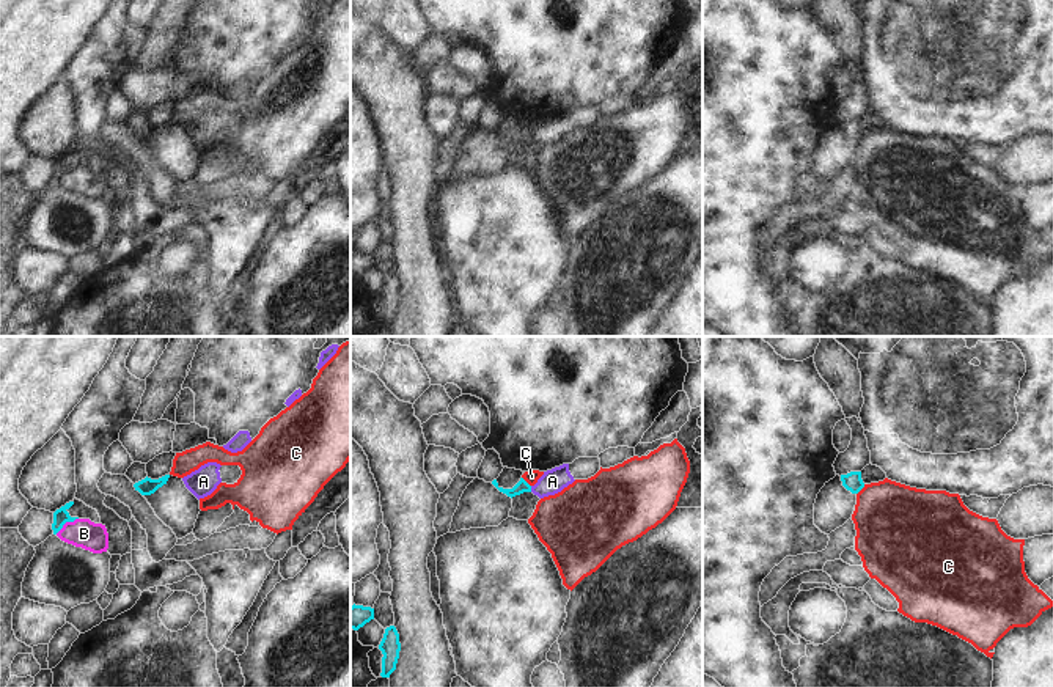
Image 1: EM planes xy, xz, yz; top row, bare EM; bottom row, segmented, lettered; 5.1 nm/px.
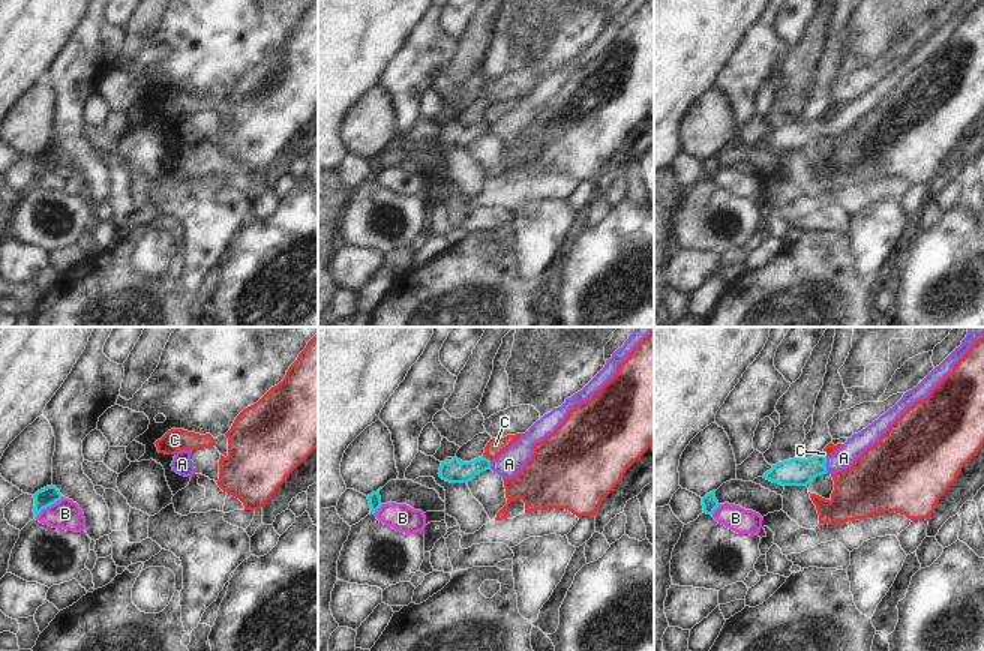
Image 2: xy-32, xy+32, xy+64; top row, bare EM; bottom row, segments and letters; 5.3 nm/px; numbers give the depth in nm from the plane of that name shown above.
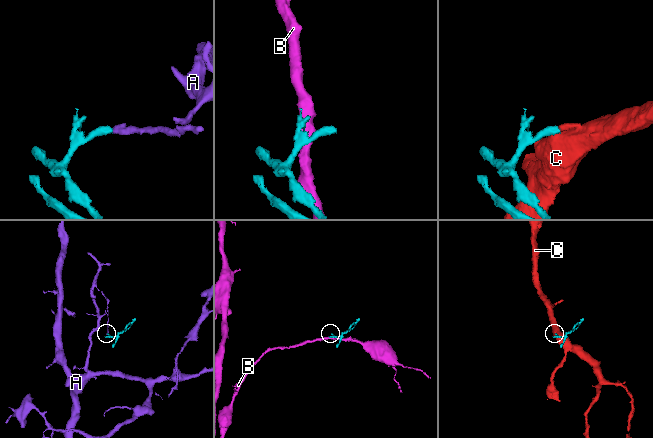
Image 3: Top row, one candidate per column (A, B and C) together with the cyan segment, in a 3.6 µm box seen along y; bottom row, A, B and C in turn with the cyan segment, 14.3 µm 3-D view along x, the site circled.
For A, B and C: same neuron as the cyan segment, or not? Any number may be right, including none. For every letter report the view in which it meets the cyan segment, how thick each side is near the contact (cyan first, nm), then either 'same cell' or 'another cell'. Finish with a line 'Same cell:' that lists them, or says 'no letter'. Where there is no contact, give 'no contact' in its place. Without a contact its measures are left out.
A: contact in xz; calibres 70 and 120 nm; same cell
B: contact in xy; calibres 80 and 150 nm; another cell
C: contact in yz; calibres 100 and 400 nm; another cell
Same cell: A

